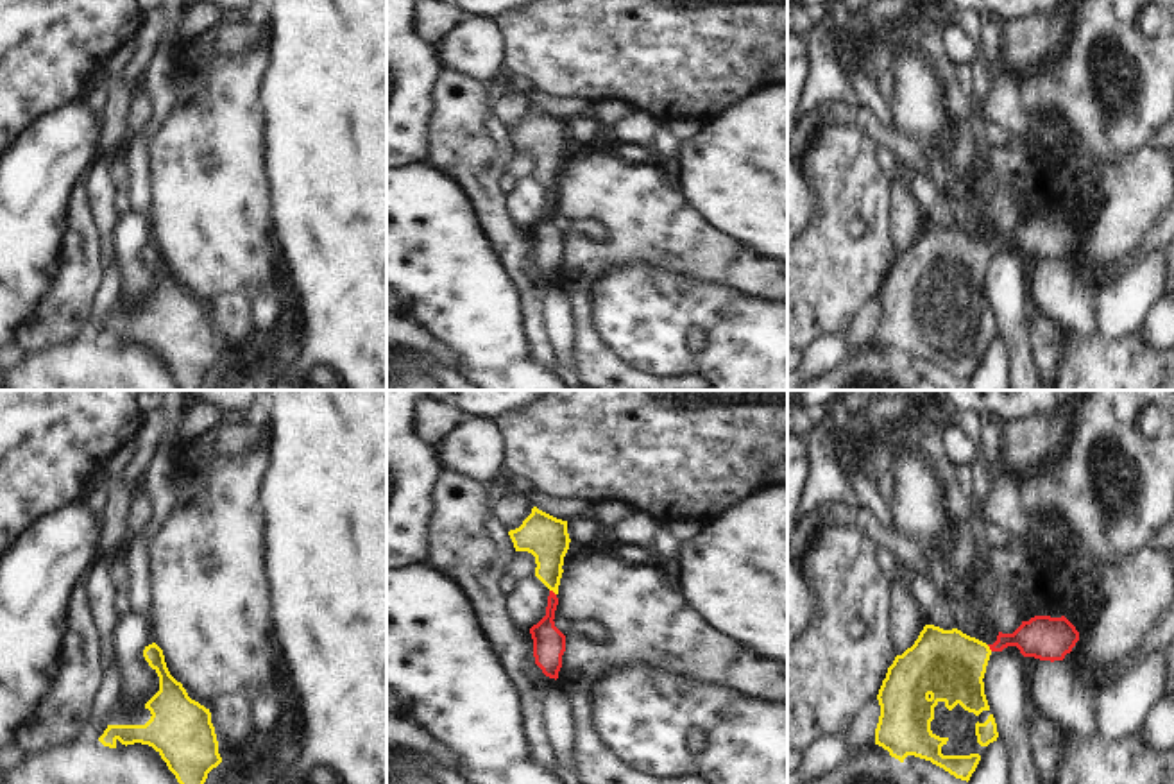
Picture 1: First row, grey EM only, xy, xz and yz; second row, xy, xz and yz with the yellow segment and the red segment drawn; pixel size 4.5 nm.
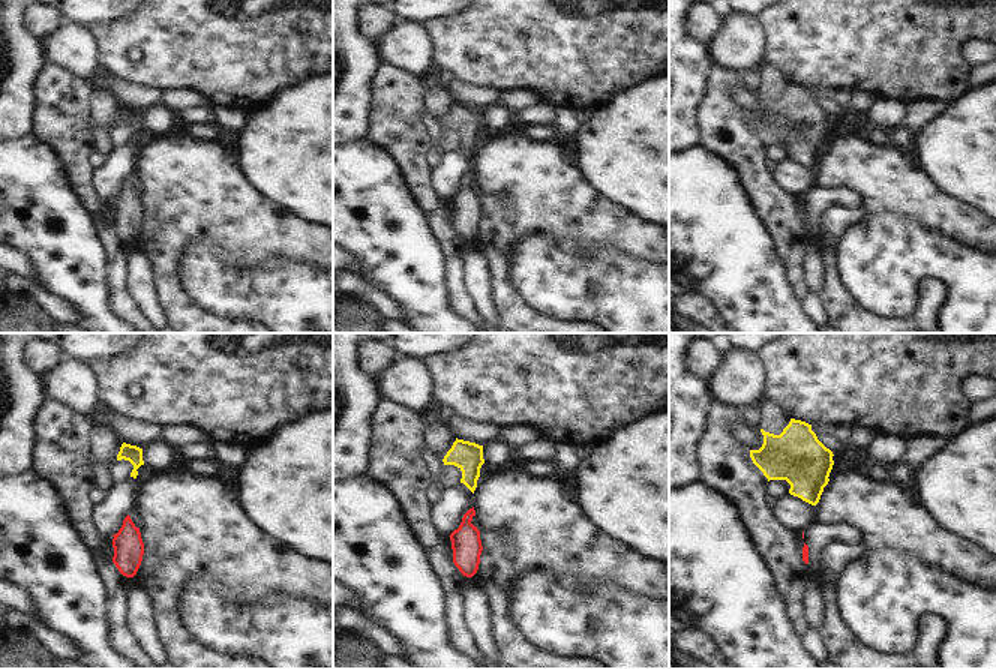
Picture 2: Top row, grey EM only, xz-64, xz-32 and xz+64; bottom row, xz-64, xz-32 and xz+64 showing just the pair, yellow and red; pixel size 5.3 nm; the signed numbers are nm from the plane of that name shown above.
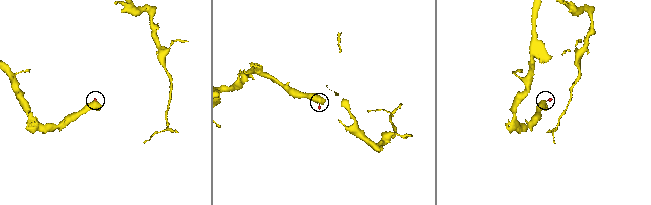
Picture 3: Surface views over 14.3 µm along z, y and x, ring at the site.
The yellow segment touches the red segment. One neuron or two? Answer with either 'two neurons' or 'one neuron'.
one neuron

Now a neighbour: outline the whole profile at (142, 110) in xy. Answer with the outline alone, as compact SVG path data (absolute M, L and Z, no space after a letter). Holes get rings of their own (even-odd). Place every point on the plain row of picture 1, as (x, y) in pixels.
M138 91L136 102L132 106L132 120L136 127L145 125L149 118L152 116L152 111L154 107L152 107L149 95L145 91Z

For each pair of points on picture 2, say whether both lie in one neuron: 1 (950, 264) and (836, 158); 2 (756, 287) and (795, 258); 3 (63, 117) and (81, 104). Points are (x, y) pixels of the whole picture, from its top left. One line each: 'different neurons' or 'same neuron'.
1: different neurons
2: different neurons
3: same neuron

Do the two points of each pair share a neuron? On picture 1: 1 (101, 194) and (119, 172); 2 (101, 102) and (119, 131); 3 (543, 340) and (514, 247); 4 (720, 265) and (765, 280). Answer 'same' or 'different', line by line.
1: different
2: different
3: same
4: same

